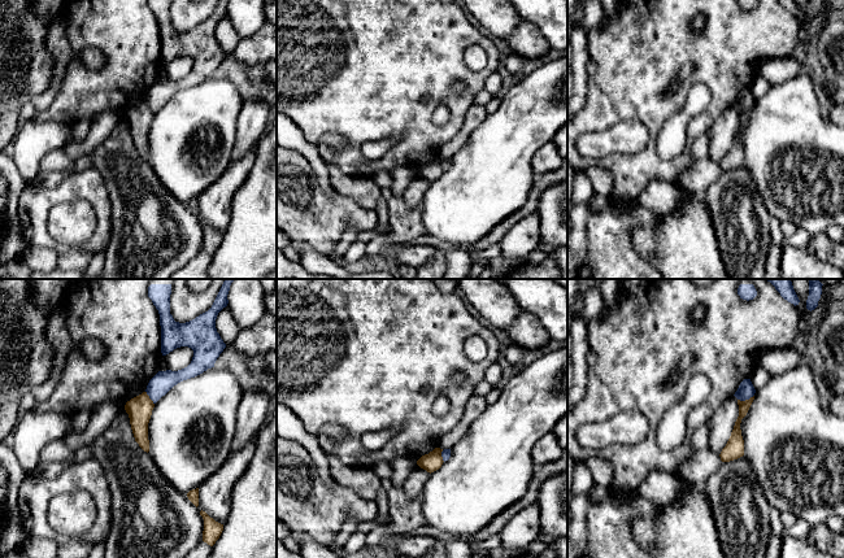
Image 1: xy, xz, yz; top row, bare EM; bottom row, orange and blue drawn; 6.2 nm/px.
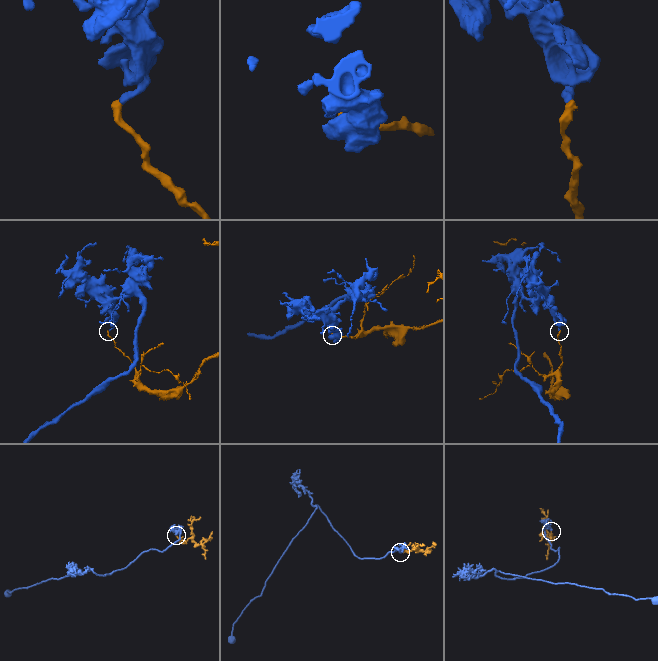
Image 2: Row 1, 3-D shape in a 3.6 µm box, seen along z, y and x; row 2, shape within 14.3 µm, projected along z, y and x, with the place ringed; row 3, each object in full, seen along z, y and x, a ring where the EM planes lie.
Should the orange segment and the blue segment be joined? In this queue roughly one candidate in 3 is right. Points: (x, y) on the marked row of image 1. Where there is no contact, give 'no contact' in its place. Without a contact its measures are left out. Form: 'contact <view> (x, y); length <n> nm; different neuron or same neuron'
contact yz (745, 400); length 110 nm; different neuron

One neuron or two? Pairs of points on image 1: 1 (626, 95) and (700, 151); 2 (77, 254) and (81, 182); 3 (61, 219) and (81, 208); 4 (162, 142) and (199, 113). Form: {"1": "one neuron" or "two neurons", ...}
{"1": "two neurons", "2": "two neurons", "3": "one neuron", "4": "one neuron"}

